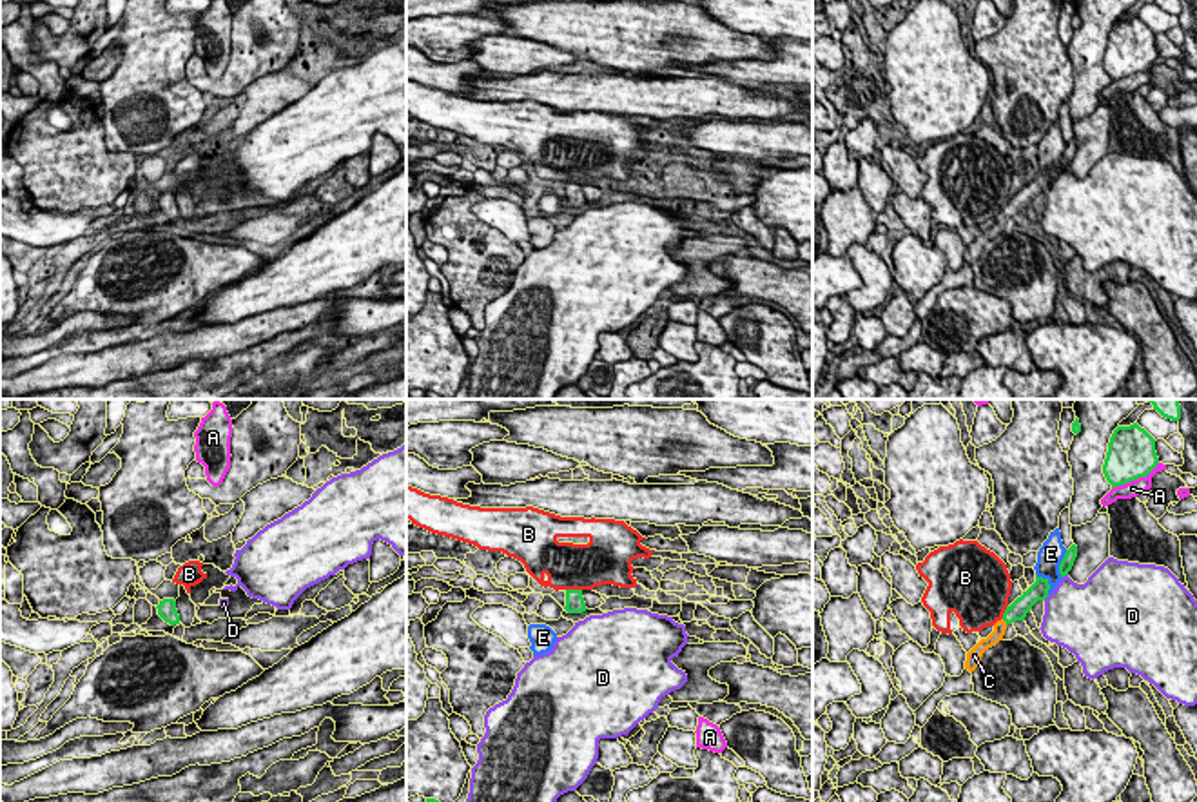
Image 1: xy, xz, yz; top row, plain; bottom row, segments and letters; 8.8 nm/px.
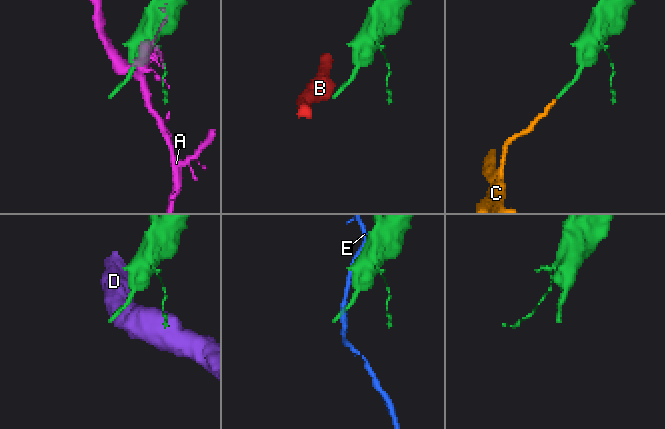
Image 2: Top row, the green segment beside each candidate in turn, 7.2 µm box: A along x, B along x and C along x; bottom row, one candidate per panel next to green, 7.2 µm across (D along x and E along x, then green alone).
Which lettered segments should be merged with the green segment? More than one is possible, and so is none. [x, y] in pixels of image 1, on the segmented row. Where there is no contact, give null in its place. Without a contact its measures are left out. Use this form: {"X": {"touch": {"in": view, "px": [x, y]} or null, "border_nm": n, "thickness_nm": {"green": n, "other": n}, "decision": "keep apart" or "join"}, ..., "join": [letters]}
{"A": {"touch": {"in": "yz", "px": [1136, 478]}, "border_nm": 480, "thickness_nm": {"green": 420, "other": 140}, "decision": "keep apart"}, "B": {"touch": {"in": "xz", "px": [574, 590]}, "border_nm": 140, "thickness_nm": {"green": 160, "other": 420}, "decision": "keep apart"}, "C": {"touch": {"in": "yz", "px": [1005, 621]}, "border_nm": 70, "thickness_nm": {"green": 170, "other": 120}, "decision": "join"}, "D": {"touch": {"in": "yz", "px": [1065, 574]}, "border_nm": 60, "thickness_nm": {"green": 120, "other": 340}, "decision": "keep apart"}, "E": {"touch": {"in": "yz", "px": [1060, 565]}, "border_nm": 260, "thickness_nm": {"green": 120, "other": 220}, "decision": "keep apart"}, "join": ["C"]}

